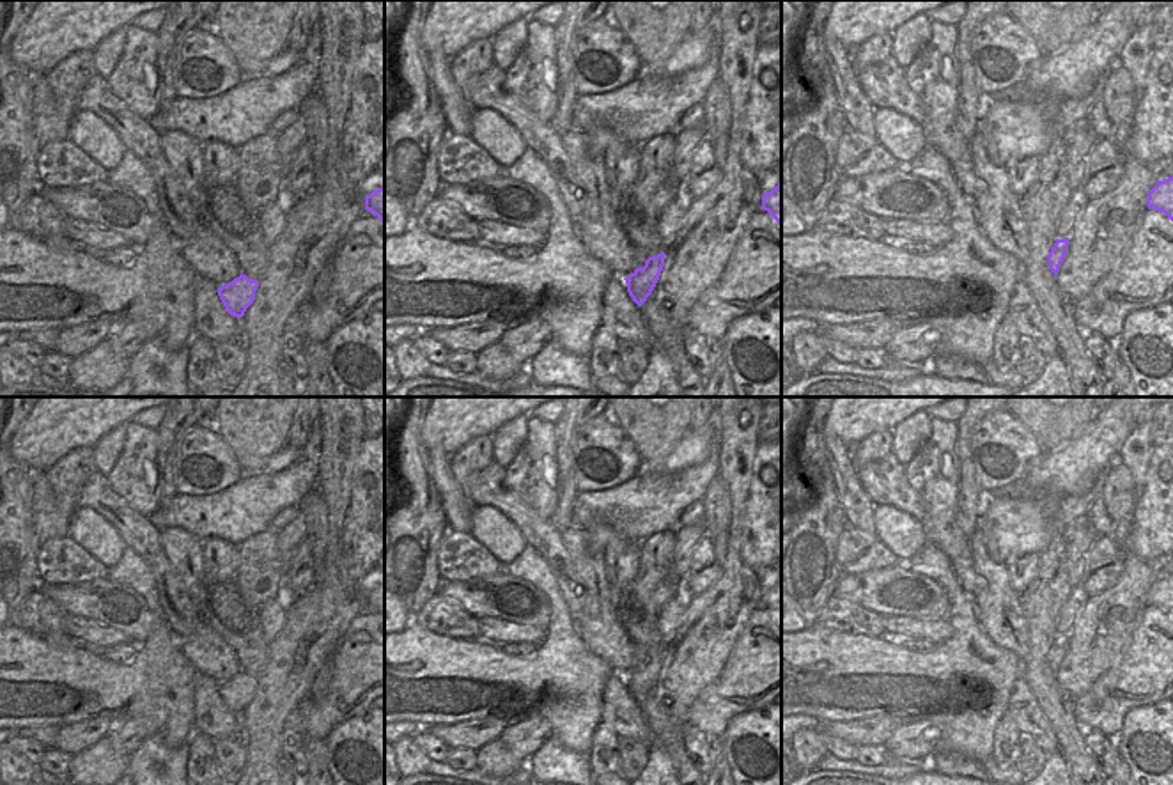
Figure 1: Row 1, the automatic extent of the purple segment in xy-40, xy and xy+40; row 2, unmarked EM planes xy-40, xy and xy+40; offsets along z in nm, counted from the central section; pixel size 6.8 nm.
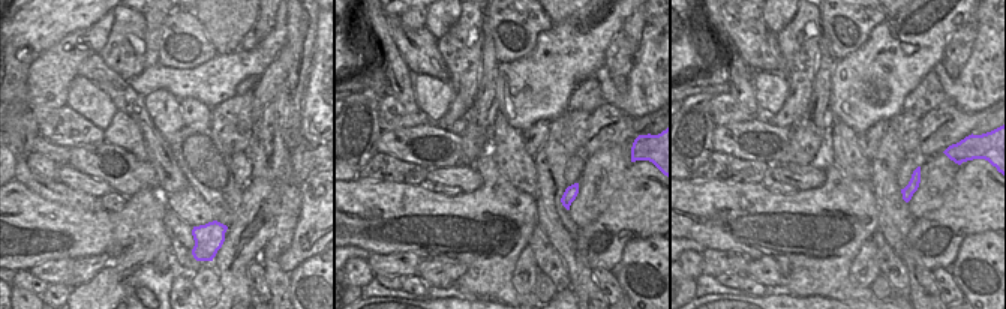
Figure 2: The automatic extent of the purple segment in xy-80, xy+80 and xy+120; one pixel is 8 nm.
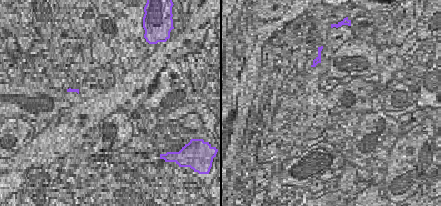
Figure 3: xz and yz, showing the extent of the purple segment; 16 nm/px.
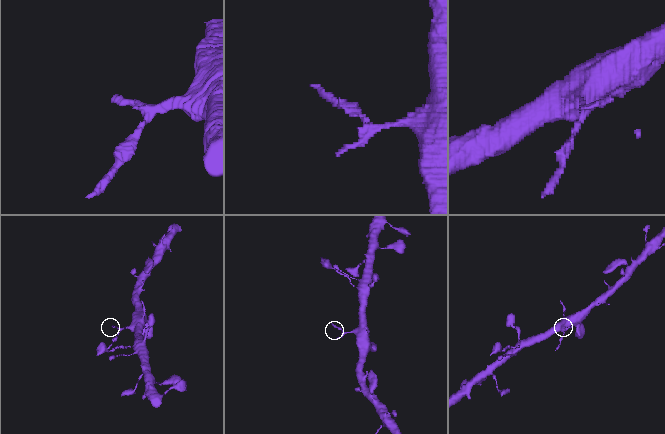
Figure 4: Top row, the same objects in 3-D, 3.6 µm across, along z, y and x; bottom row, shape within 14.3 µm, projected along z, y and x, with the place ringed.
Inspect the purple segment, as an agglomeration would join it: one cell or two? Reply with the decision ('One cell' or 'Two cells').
One cell

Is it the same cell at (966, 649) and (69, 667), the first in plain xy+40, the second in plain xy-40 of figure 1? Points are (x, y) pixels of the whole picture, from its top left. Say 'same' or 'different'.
same

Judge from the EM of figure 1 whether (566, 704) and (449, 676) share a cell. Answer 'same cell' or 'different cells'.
same cell

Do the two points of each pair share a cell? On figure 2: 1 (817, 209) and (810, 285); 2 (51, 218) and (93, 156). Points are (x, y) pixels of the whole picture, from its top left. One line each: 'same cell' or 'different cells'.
1: same cell
2: different cells

